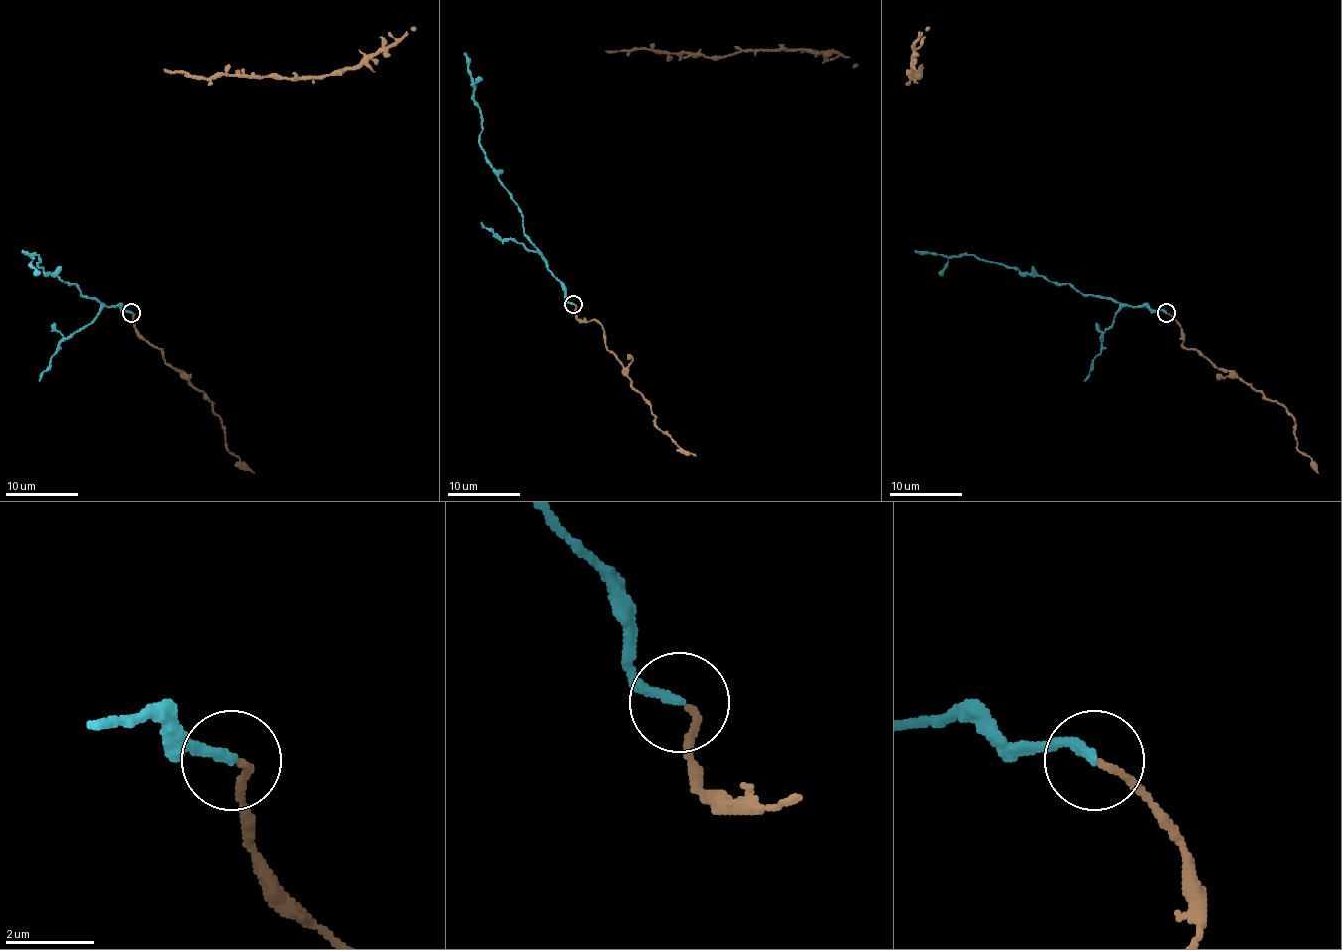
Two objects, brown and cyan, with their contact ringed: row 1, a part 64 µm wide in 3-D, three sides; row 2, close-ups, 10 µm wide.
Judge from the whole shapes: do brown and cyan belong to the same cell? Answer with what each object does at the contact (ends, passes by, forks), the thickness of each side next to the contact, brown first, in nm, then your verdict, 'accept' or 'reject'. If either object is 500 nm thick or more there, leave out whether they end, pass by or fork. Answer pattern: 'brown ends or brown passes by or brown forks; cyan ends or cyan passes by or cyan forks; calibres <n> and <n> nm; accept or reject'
brown ends; cyan ends; calibres 150 and 220 nm; accept

